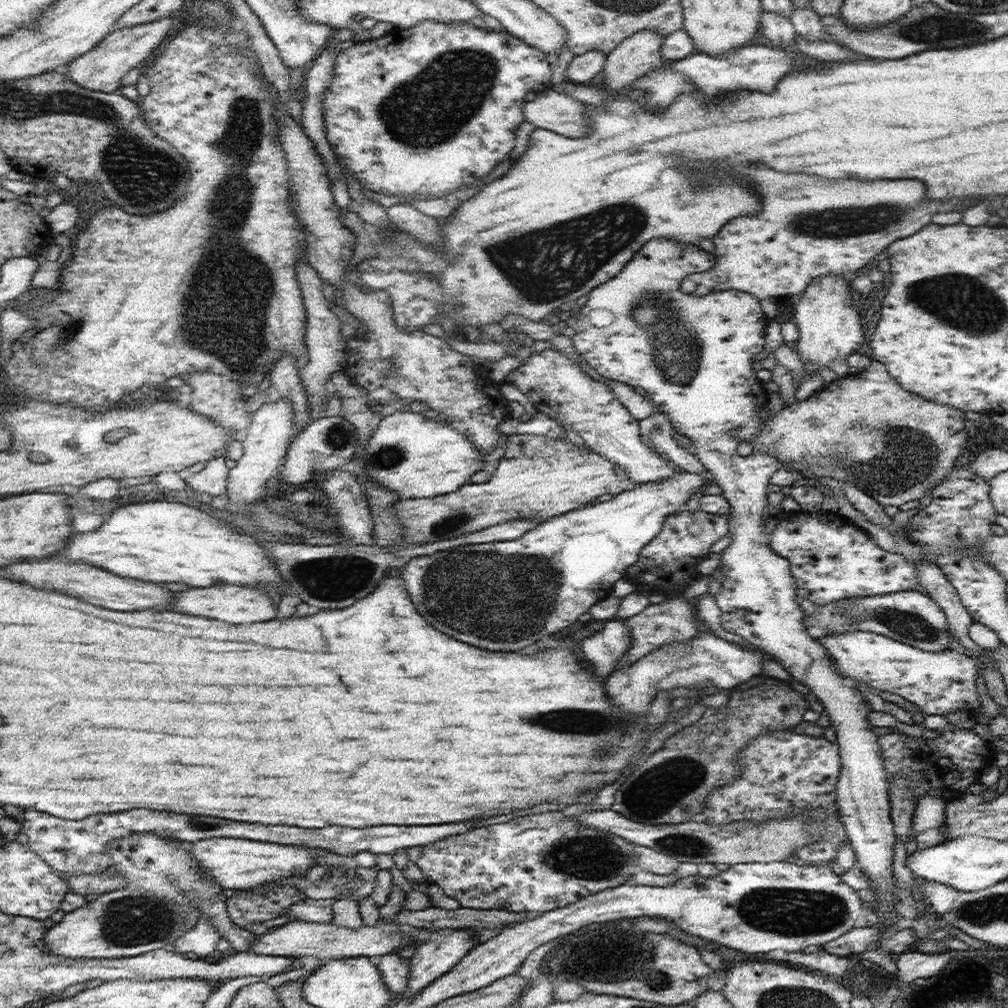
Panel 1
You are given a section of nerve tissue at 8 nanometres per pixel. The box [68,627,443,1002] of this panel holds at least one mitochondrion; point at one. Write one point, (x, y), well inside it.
(131, 921)

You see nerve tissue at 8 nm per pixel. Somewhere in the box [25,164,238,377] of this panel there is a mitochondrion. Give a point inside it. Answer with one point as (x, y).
(65, 336)

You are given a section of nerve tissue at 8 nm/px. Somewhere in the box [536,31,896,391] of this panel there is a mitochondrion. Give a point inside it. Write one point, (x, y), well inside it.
(675, 345)

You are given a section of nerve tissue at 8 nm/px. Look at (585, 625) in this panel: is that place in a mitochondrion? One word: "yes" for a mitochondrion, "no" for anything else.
no

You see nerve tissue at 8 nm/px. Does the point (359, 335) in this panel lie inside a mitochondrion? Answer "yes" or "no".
no

